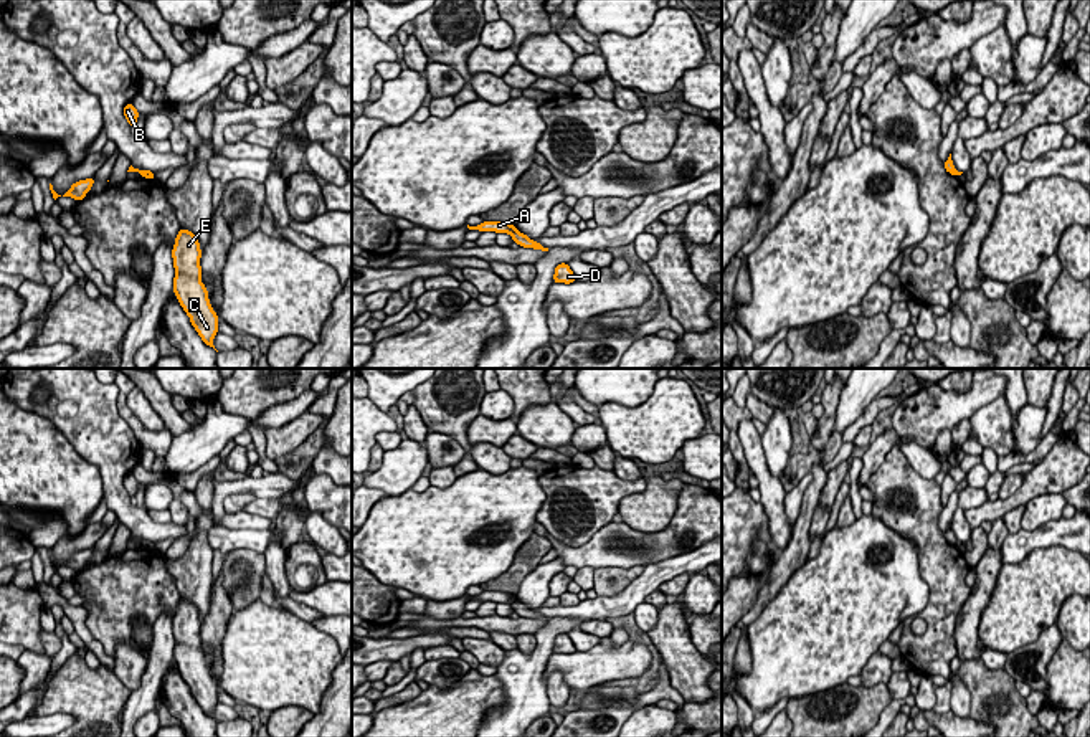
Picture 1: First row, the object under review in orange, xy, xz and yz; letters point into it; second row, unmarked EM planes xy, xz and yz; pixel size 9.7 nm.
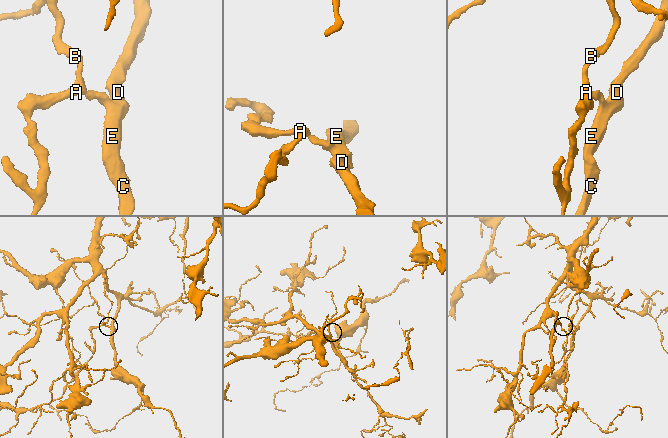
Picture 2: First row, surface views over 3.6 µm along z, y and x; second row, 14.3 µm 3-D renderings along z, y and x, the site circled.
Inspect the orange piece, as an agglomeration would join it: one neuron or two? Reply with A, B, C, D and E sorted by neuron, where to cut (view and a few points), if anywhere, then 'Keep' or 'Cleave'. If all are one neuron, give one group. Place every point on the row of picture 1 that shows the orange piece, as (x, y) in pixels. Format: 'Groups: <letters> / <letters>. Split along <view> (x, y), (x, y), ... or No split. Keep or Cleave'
Groups: A B / C D E. Split along xz (516, 230), (511, 233). Cleave

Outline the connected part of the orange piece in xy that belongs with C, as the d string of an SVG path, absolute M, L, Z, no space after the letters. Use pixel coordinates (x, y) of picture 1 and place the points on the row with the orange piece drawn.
M180 228L172 250L175 278L173 292L190 317L192 326L201 340L213 347L213 339L218 334L218 316L213 311L208 291L201 283L201 250L198 238L185 228Z

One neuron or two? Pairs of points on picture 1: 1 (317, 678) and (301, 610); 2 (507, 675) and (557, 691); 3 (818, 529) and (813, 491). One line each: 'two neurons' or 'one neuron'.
1: two neurons
2: two neurons
3: two neurons

